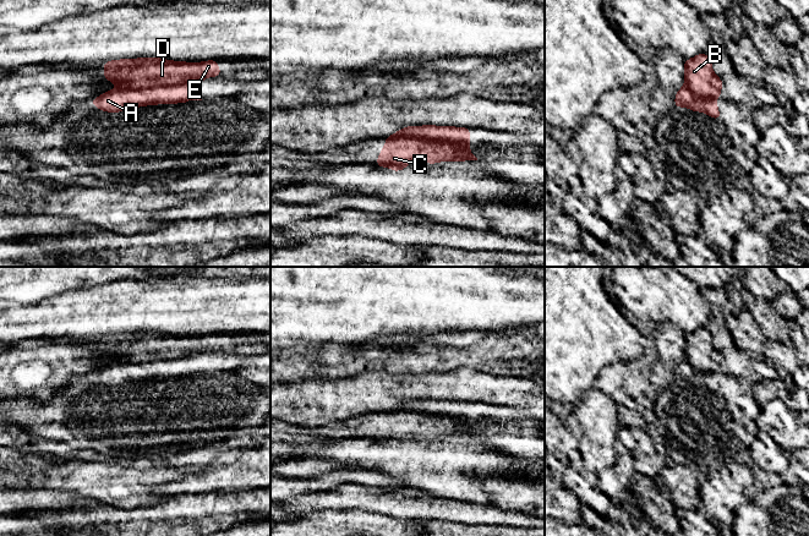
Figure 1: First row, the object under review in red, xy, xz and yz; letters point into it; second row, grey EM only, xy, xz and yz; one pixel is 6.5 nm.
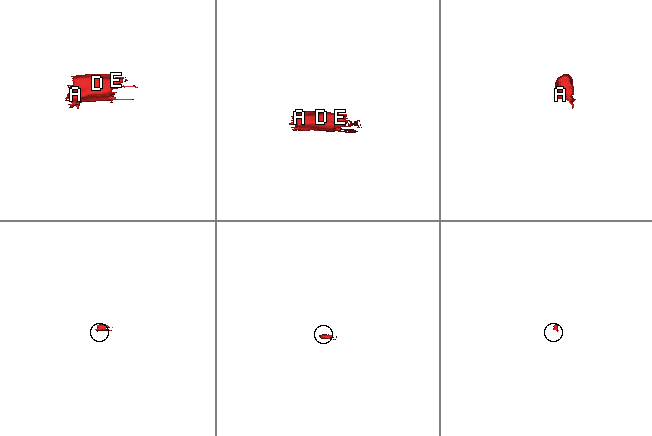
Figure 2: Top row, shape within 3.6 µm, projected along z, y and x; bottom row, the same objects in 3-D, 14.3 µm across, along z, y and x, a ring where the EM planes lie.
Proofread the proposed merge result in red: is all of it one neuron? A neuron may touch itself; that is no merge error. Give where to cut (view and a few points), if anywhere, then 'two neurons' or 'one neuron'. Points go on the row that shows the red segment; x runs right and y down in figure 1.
xy (202, 77), (171, 85), (120, 88) | two neurons

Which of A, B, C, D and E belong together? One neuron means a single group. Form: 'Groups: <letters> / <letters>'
Groups: A / B C D E

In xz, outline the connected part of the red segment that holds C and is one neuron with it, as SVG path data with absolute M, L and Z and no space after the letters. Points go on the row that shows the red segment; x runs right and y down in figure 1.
M420 137L384 138L386 144L377 158L376 166L401 171L411 160L437 162L477 160L469 151L447 141L430 141Z

